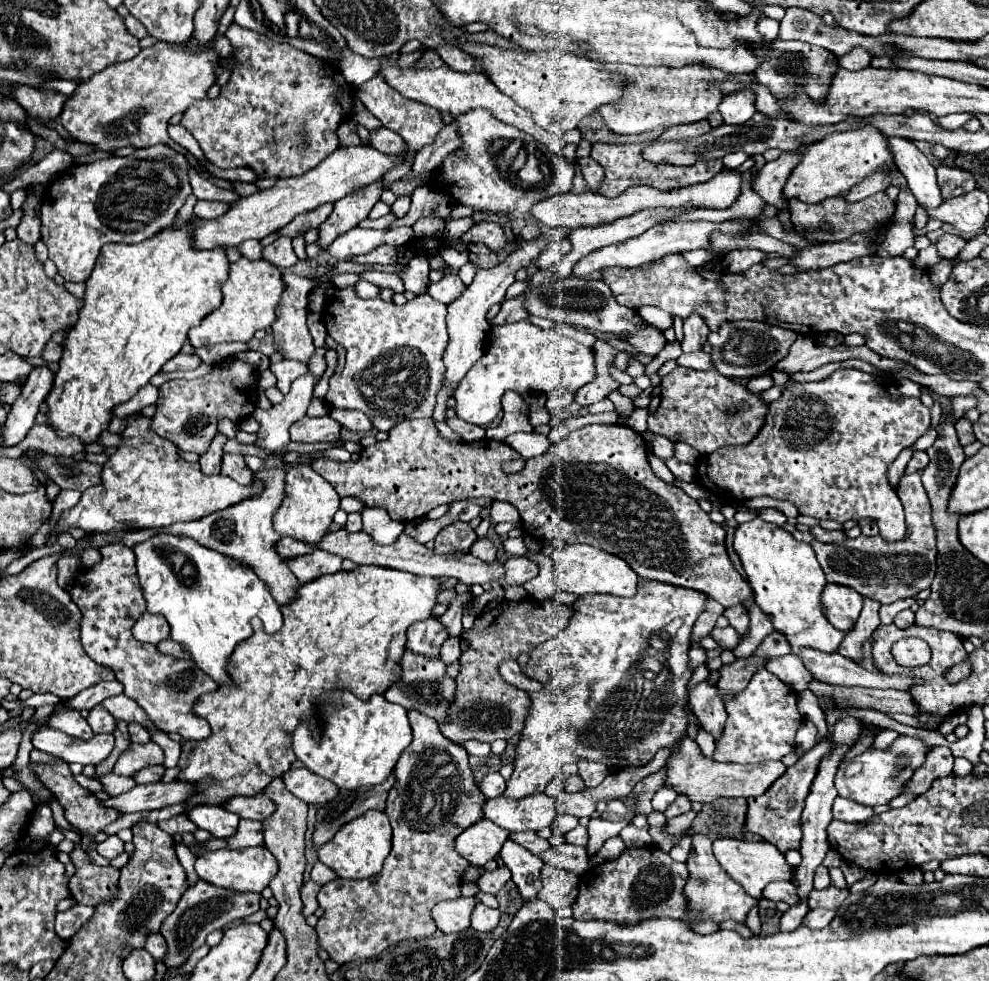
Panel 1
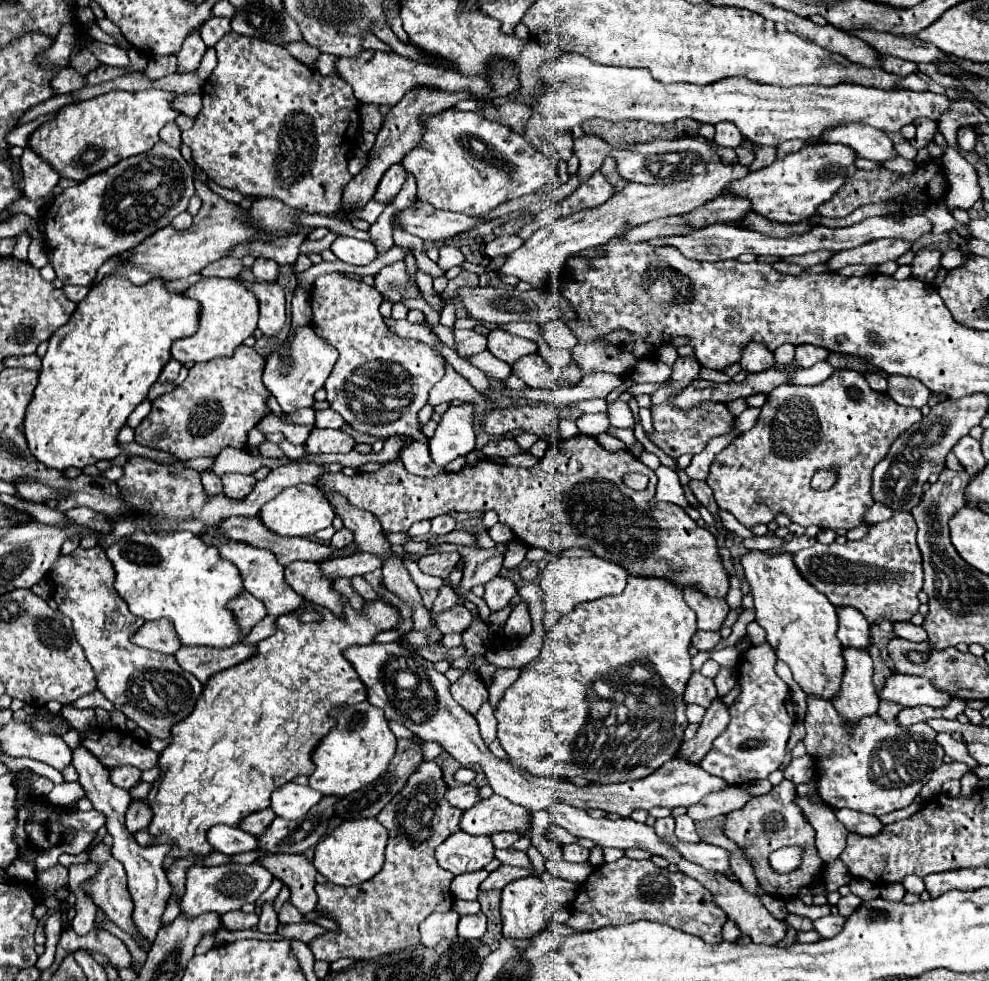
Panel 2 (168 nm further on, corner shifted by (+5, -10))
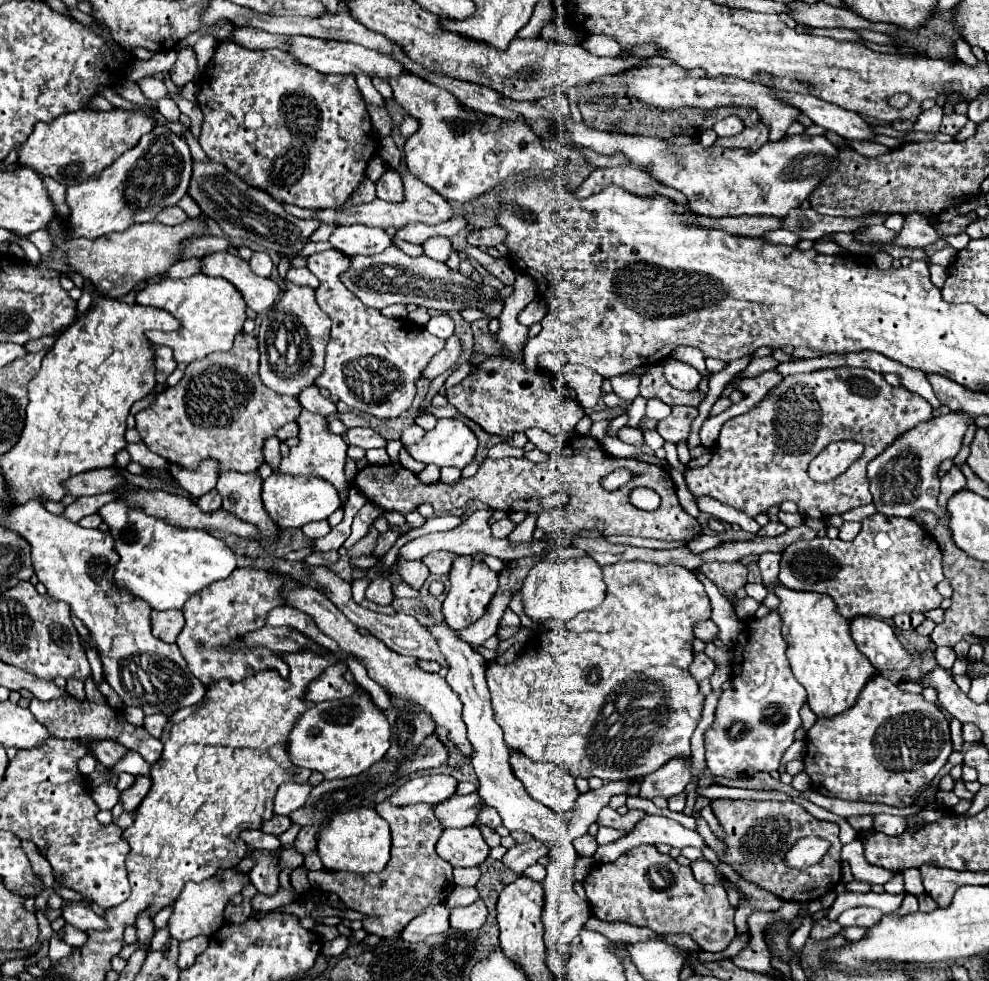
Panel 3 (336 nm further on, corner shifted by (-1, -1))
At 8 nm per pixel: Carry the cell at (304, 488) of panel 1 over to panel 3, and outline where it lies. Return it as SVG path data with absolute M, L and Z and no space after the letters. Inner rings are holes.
M272 472L272 476L264 480L262 500L268 516L280 528L302 528L308 522L326 520L342 506L336 488L330 482L324 482L322 478L288 478L276 472Z

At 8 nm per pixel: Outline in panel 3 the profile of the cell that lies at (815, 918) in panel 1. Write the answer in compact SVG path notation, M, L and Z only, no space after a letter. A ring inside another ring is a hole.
M850 908L844 914L838 916L838 924L842 928L846 926L872 926L872 922L876 922L876 918L880 918L880 910L872 910L872 908Z

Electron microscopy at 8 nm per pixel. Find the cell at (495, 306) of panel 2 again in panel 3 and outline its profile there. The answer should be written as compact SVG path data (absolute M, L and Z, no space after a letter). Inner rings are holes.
M388 246L382 254L376 256L354 256L350 270L342 274L342 282L370 308L384 308L390 304L416 304L452 312L466 308L486 308L490 304L504 302L504 298L500 298L500 290L482 282L474 282L470 276L462 276L460 272L450 270L442 262L430 260L428 256L410 258L396 246Z

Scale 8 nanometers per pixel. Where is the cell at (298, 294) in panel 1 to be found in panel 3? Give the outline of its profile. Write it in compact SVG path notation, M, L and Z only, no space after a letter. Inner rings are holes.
M230 252L210 254L208 258L202 258L202 272L208 272L210 276L224 276L226 280L230 280L244 294L248 308L258 314L270 310L282 294L280 286L272 278L256 276L246 260Z

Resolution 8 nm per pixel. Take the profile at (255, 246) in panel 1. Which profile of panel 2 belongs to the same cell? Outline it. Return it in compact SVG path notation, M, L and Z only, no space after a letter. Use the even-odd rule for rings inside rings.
M222 257L210 265L206 265L200 275L202 277L238 277L242 271L242 261L232 257Z

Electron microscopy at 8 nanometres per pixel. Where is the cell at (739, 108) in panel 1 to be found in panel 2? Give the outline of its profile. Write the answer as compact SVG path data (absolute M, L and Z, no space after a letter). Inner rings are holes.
M718 123L716 127L716 135L714 135L714 143L720 147L730 147L736 149L742 141L742 133L738 131L738 127L734 127L734 123Z

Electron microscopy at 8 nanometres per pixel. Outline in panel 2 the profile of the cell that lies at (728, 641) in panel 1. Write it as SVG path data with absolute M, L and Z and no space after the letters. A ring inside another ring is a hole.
M696 631L696 635L692 637L692 645L698 651L710 651L718 645L720 641L720 631Z

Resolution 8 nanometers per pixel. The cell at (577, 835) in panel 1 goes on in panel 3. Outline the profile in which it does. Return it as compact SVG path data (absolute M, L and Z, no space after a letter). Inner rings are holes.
M584 834L584 836L580 836L580 838L574 840L574 848L576 848L576 852L580 856L592 856L596 852L596 848L598 848L598 842L596 842L594 836Z

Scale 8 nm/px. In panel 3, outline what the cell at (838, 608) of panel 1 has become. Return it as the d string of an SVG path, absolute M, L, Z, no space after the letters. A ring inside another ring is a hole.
M856 616L850 620L850 634L858 650L876 670L904 670L910 666L910 656L896 640L888 622L870 616Z

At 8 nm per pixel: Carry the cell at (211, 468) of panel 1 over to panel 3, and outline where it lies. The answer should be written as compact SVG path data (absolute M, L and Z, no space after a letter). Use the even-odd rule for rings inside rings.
M210 490L210 492L206 492L206 494L200 496L196 502L198 502L200 510L204 510L204 512L212 512L212 510L216 510L216 508L222 506L222 498L220 498L218 490Z

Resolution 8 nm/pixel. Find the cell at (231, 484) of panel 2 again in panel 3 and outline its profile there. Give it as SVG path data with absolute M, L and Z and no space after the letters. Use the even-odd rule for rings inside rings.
M222 472L216 488L222 494L224 510L236 514L246 522L260 526L260 530L264 530L260 538L278 534L278 528L274 526L274 522L262 506L262 478L258 472Z

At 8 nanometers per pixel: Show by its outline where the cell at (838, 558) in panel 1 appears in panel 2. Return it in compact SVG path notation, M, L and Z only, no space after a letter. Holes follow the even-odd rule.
M896 511L888 521L868 525L868 535L864 535L858 541L848 541L846 545L816 543L814 547L796 551L794 565L808 583L812 583L820 593L824 593L830 599L834 607L854 607L866 617L868 623L910 621L918 613L920 607L918 591L922 589L924 573L922 573L922 557L916 545L916 523L910 513Z

